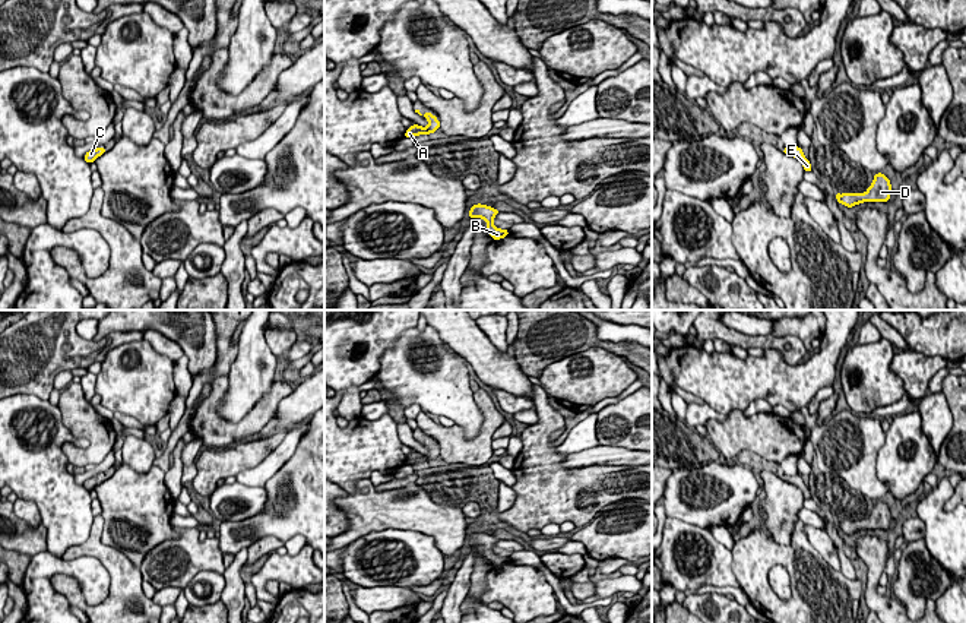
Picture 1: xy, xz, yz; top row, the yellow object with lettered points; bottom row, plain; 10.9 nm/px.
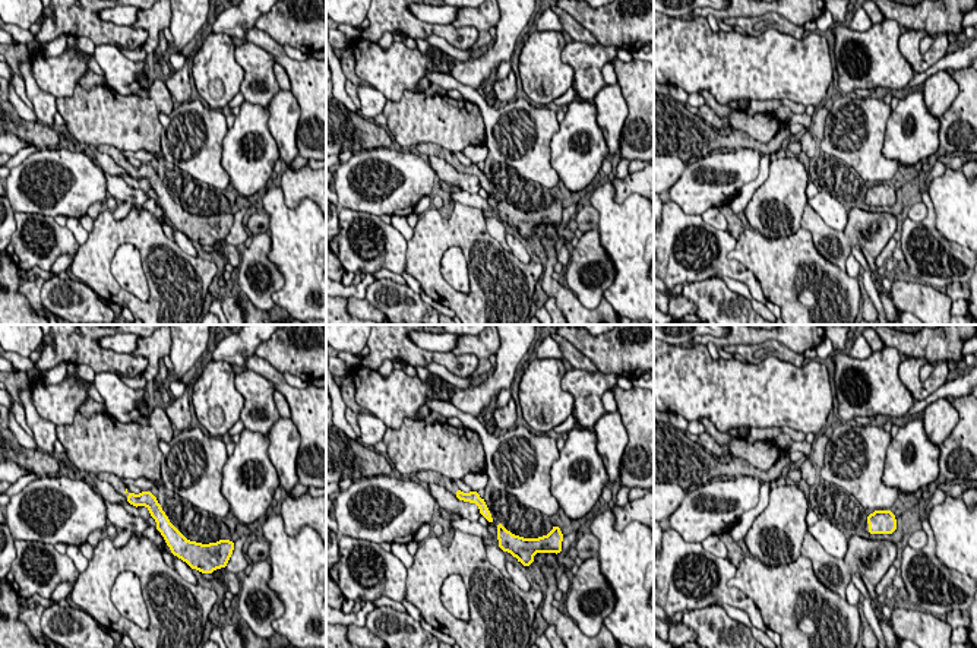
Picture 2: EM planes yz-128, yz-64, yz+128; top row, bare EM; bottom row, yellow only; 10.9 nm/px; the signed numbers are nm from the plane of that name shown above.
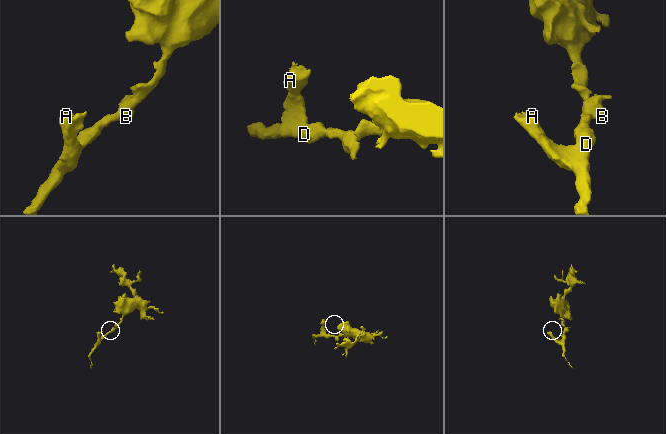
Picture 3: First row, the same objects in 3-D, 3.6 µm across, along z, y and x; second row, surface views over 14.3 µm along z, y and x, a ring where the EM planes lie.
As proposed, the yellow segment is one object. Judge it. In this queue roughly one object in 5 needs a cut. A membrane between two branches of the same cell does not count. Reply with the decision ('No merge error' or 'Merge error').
No merge error

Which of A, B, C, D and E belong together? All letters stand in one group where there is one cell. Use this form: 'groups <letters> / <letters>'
groups A B C D E

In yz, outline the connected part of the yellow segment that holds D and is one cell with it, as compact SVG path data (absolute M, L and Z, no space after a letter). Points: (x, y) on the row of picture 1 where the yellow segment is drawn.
M881 173L874 175L872 184L868 187L865 193L834 193L837 202L848 208L852 208L862 202L889 202L890 195L890 180Z

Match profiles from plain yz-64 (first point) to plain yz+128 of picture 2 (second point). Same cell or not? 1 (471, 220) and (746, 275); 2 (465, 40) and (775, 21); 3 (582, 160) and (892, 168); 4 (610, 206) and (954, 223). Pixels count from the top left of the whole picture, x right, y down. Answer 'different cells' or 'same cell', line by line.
1: different cells
2: same cell
3: different cells
4: same cell

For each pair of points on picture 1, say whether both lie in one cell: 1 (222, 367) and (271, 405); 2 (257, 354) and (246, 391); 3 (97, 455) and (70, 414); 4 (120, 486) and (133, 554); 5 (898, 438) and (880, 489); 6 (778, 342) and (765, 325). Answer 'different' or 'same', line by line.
1: different
2: same
3: same
4: same
5: different
6: different

